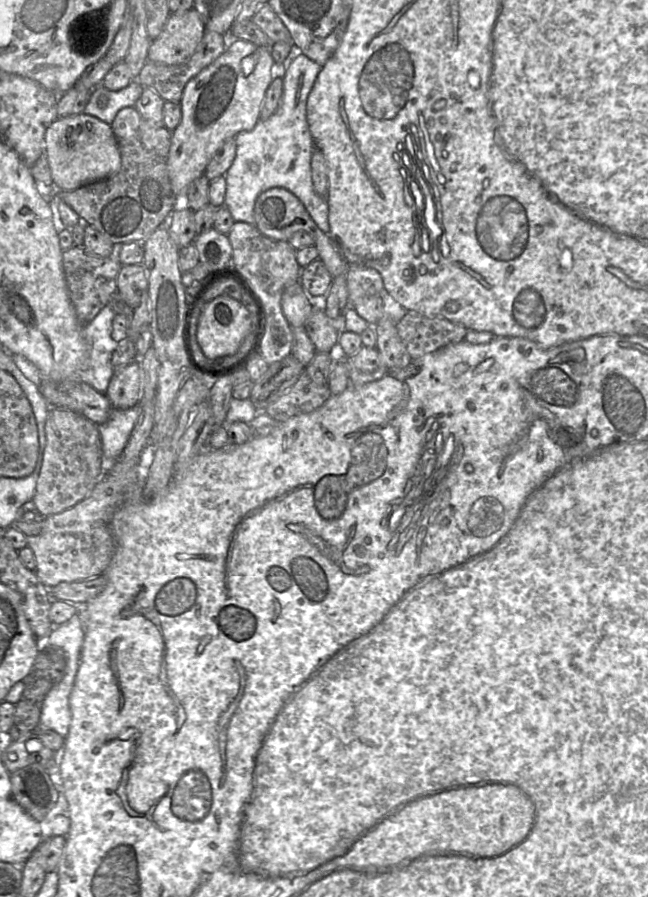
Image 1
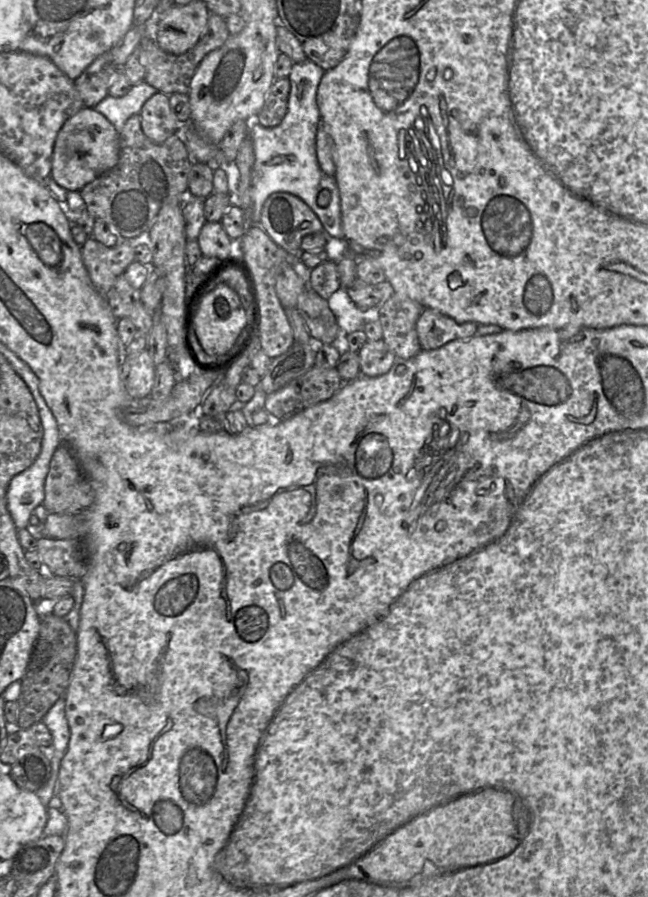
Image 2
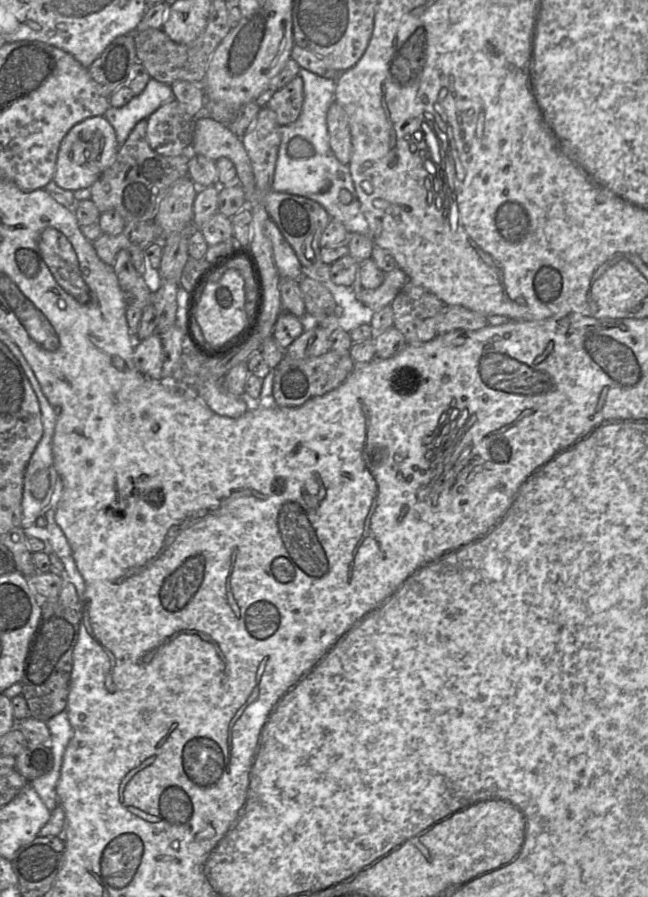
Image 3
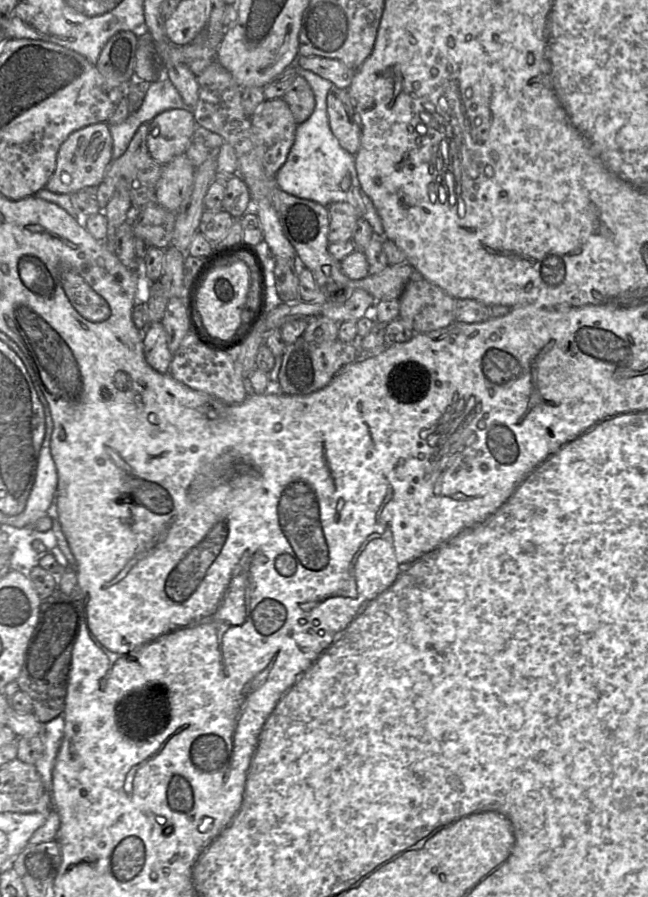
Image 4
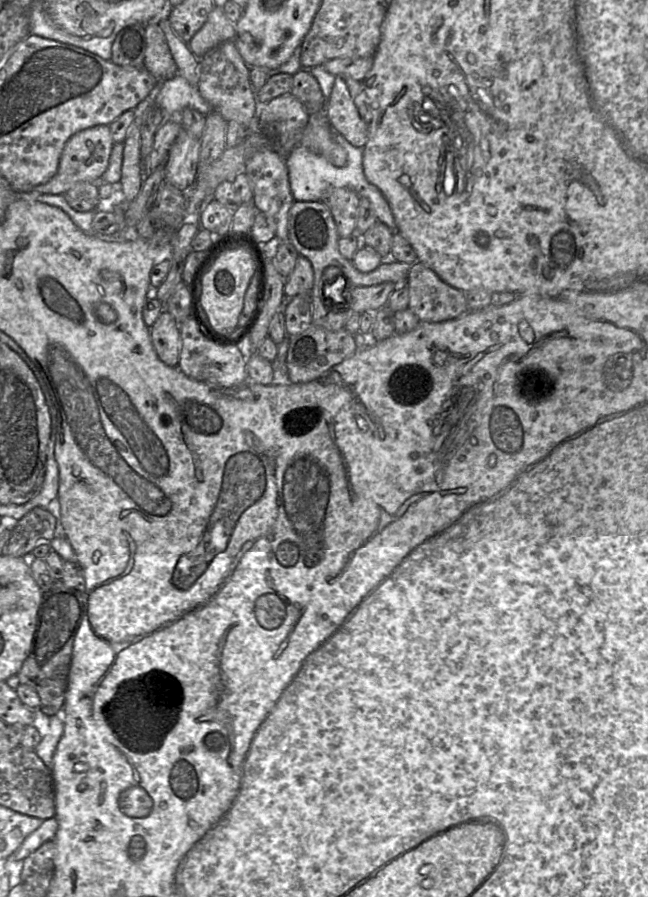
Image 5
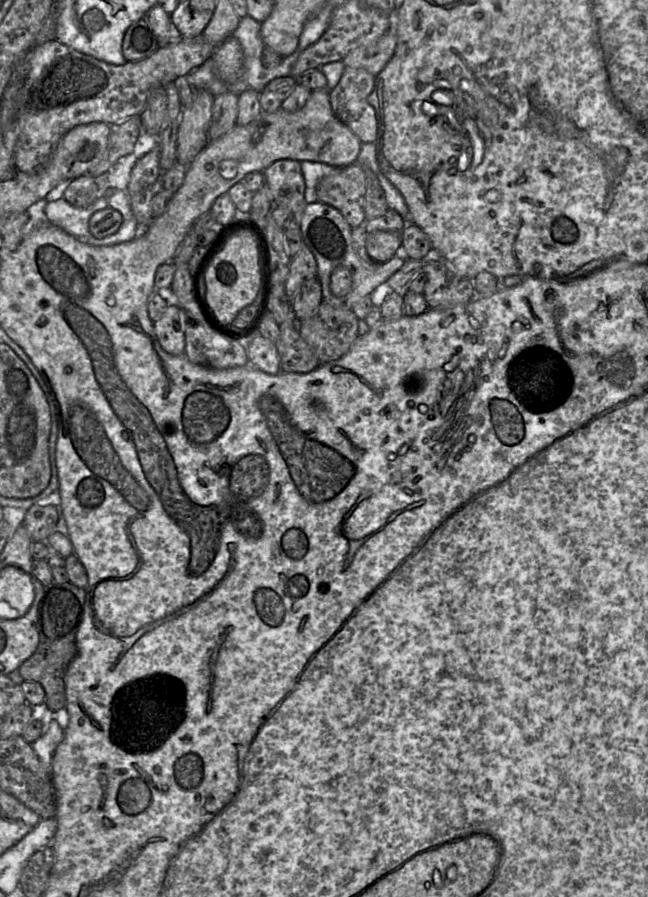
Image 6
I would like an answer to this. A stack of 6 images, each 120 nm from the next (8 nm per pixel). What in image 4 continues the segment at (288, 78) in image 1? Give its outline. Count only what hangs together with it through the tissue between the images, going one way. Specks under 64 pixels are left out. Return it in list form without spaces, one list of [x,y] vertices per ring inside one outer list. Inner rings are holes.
[[[299,69],[299,75],[310,84],[316,104],[312,115],[297,126],[295,142],[286,162],[275,176],[278,187],[290,195],[314,201],[325,207],[335,202],[349,203],[360,218],[369,222],[374,234],[383,238],[381,218],[372,200],[360,185],[355,168],[355,156],[341,147],[329,125],[327,96],[334,86],[333,83],[305,69]]]

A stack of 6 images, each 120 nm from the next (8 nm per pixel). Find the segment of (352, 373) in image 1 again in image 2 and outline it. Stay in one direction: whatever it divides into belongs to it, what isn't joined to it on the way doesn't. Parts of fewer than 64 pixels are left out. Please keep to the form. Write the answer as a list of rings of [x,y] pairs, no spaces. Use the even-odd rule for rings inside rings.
[[[380,339],[369,341],[358,351],[360,375],[377,377],[387,373],[396,360],[396,356],[386,343]]]

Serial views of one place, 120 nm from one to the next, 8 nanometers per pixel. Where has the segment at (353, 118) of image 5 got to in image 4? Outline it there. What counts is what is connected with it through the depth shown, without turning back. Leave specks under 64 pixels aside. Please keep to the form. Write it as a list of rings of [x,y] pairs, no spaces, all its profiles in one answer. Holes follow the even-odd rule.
[[[333,86],[327,96],[330,128],[341,147],[356,155],[360,147],[361,126],[348,90]]]

